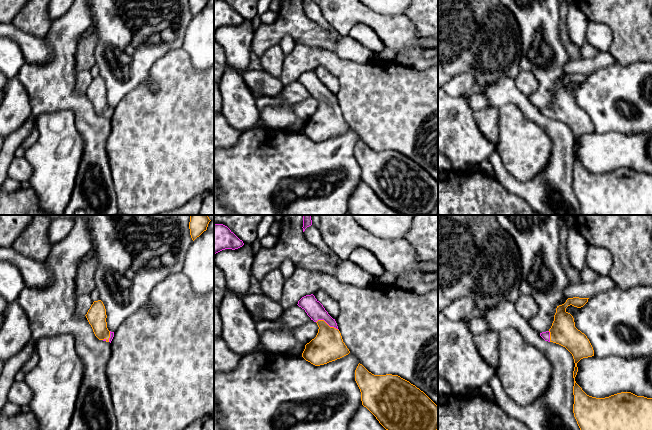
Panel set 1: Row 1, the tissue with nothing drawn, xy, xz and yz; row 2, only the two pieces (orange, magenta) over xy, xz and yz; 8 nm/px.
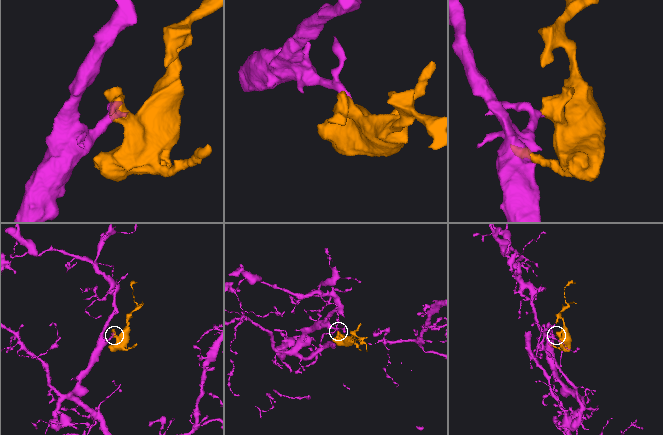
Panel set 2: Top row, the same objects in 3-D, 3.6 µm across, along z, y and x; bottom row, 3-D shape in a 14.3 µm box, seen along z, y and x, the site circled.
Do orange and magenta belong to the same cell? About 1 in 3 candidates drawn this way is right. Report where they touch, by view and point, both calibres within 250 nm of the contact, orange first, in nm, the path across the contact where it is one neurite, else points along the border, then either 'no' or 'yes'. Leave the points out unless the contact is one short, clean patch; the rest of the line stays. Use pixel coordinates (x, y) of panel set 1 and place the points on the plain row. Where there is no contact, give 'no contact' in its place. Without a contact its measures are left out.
meets orange in xz at (326, 99); 240 nm thick on the orange side, 140 nm on the other; runs through xz (327, 122), (326, 99), (314, 85); yes

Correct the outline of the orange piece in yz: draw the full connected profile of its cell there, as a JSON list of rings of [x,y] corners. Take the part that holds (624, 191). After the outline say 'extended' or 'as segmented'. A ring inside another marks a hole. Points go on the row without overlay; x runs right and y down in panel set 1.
[[[568,74],[564,80],[557,82],[551,104],[540,109],[545,117],[565,123],[573,132],[575,139],[573,189],[580,204],[580,213],[581,215],[652,215],[652,174],[637,172],[631,168],[596,174],[587,171],[575,157],[578,148],[577,139],[583,134],[594,132],[594,126],[587,112],[575,103],[574,94],[566,87],[566,84],[570,81],[581,84],[588,75]]]; extended

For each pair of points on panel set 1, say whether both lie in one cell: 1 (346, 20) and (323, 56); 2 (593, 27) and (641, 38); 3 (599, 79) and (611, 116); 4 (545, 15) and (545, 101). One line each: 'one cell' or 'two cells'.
1: two cells
2: two cells
3: one cell
4: one cell

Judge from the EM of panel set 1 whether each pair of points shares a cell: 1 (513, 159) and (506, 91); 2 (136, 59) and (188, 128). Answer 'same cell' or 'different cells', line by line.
1: different cells
2: different cells

